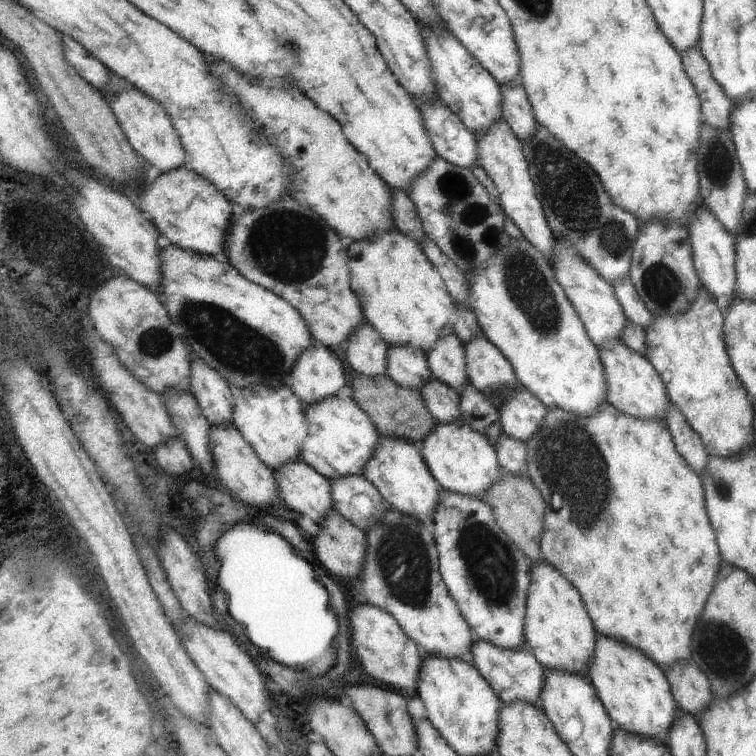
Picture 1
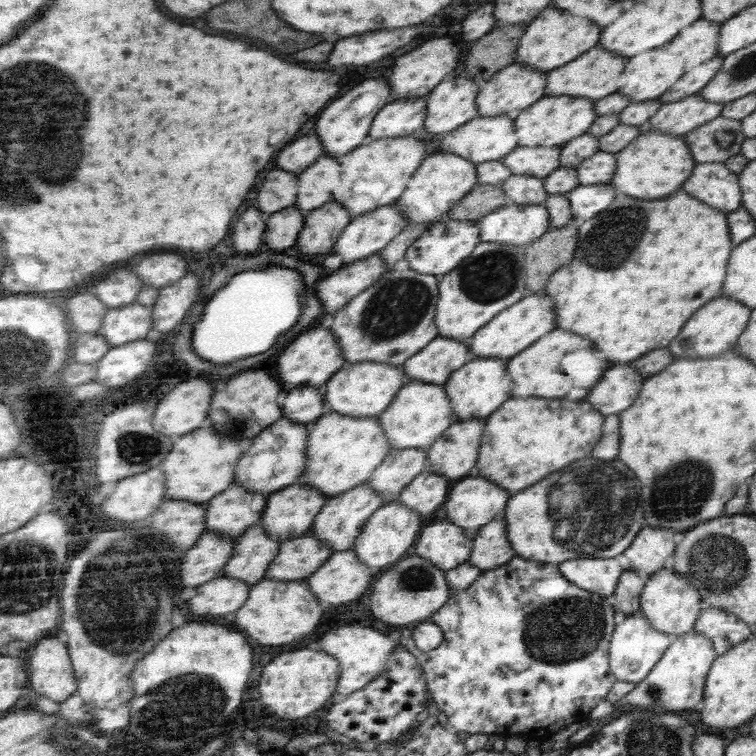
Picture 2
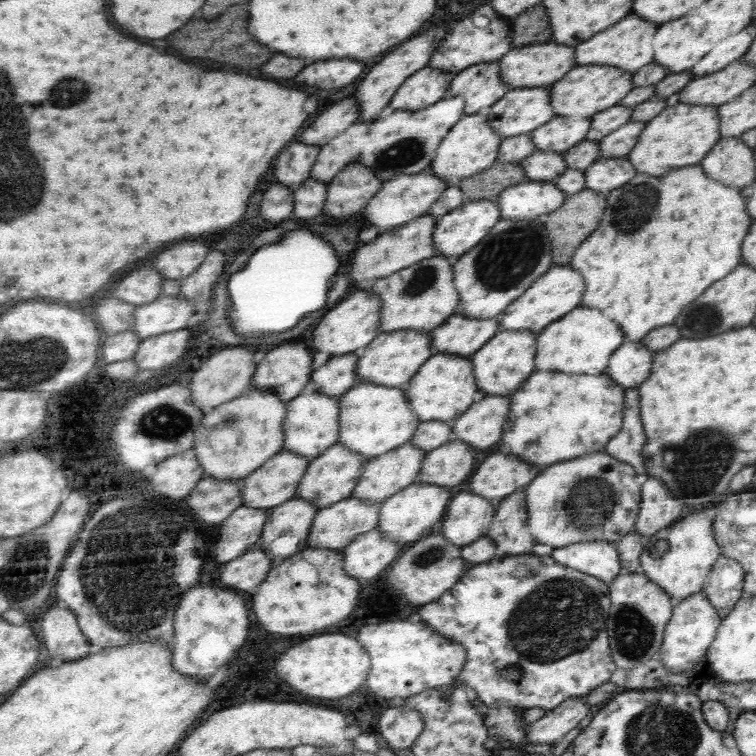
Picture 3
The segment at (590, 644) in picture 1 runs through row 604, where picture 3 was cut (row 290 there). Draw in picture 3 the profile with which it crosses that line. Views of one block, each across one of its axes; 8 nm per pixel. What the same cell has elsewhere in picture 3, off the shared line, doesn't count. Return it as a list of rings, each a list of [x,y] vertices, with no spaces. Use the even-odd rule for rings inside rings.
[[[570,264],[553,265],[545,275],[532,284],[528,291],[514,300],[500,317],[503,328],[509,331],[532,331],[538,334],[550,323],[554,323],[568,315],[570,311],[576,310],[581,304],[584,289],[585,282],[582,275],[578,274],[576,269],[572,269]]]

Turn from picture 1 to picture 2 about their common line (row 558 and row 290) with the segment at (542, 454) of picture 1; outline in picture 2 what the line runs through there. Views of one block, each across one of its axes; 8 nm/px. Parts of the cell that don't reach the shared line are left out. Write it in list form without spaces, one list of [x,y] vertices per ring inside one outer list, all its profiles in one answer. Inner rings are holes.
[[[682,189],[669,194],[668,198],[664,198],[664,200],[638,200],[634,197],[630,198],[630,196],[626,196],[620,191],[615,191],[614,202],[606,210],[597,212],[594,218],[579,222],[577,229],[579,235],[574,259],[570,264],[554,272],[552,278],[549,279],[545,292],[555,302],[555,313],[558,316],[557,324],[555,324],[556,328],[586,337],[600,352],[604,352],[604,358],[609,360],[612,365],[630,364],[648,351],[668,348],[674,336],[678,336],[684,322],[703,304],[723,292],[727,264],[734,247],[730,240],[727,214],[702,204],[701,200],[695,199]],[[622,252],[630,252],[624,262],[622,262]],[[560,320],[562,320],[562,324],[558,324]]]

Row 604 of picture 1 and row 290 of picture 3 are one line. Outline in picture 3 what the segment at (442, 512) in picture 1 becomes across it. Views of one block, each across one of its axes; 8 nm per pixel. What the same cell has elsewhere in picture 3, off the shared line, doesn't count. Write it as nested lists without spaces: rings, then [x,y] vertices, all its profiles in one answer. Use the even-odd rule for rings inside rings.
[[[544,218],[539,220],[502,219],[497,227],[472,251],[455,259],[455,283],[464,302],[464,310],[470,318],[500,318],[514,300],[528,291],[534,282],[552,268],[552,241],[544,225]]]

